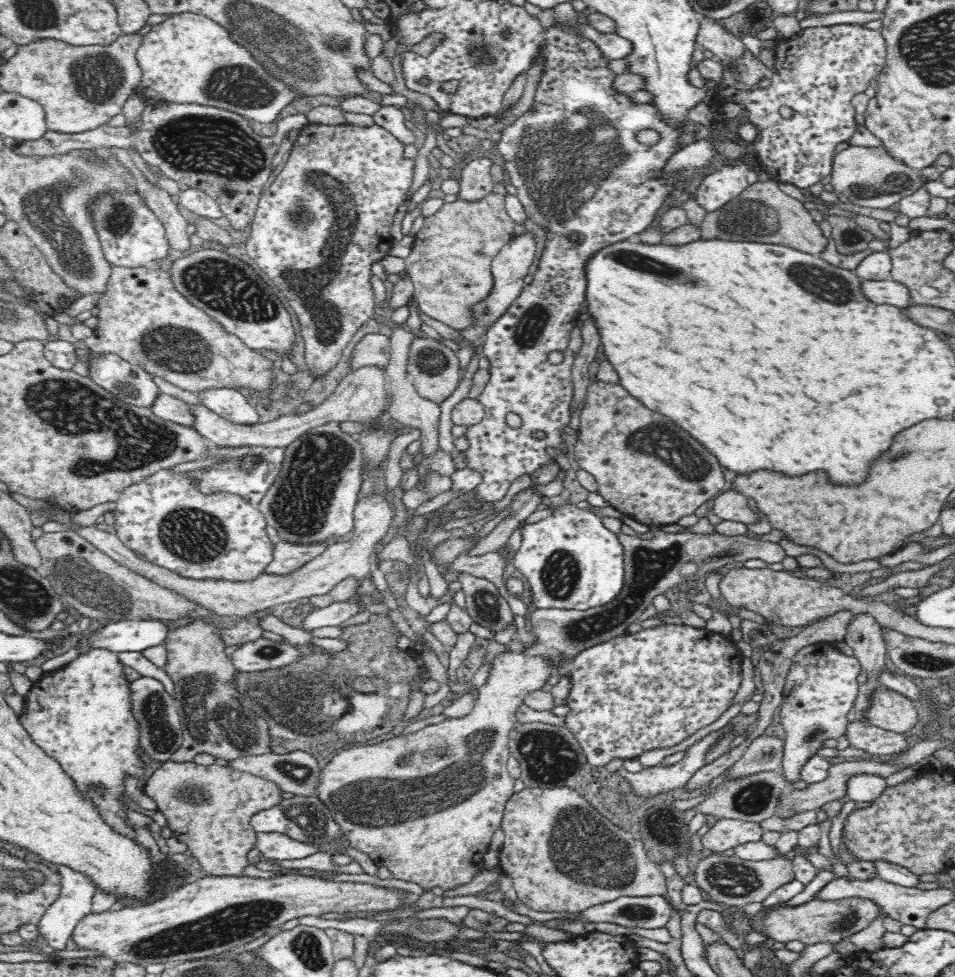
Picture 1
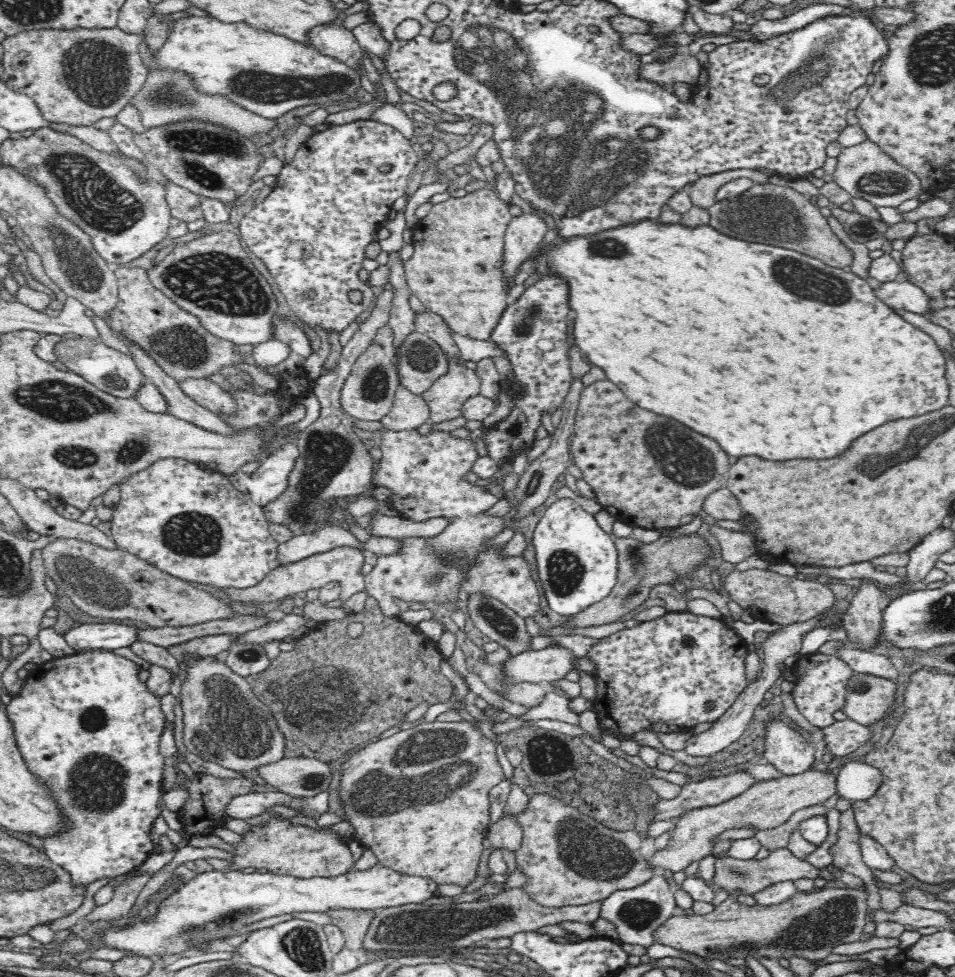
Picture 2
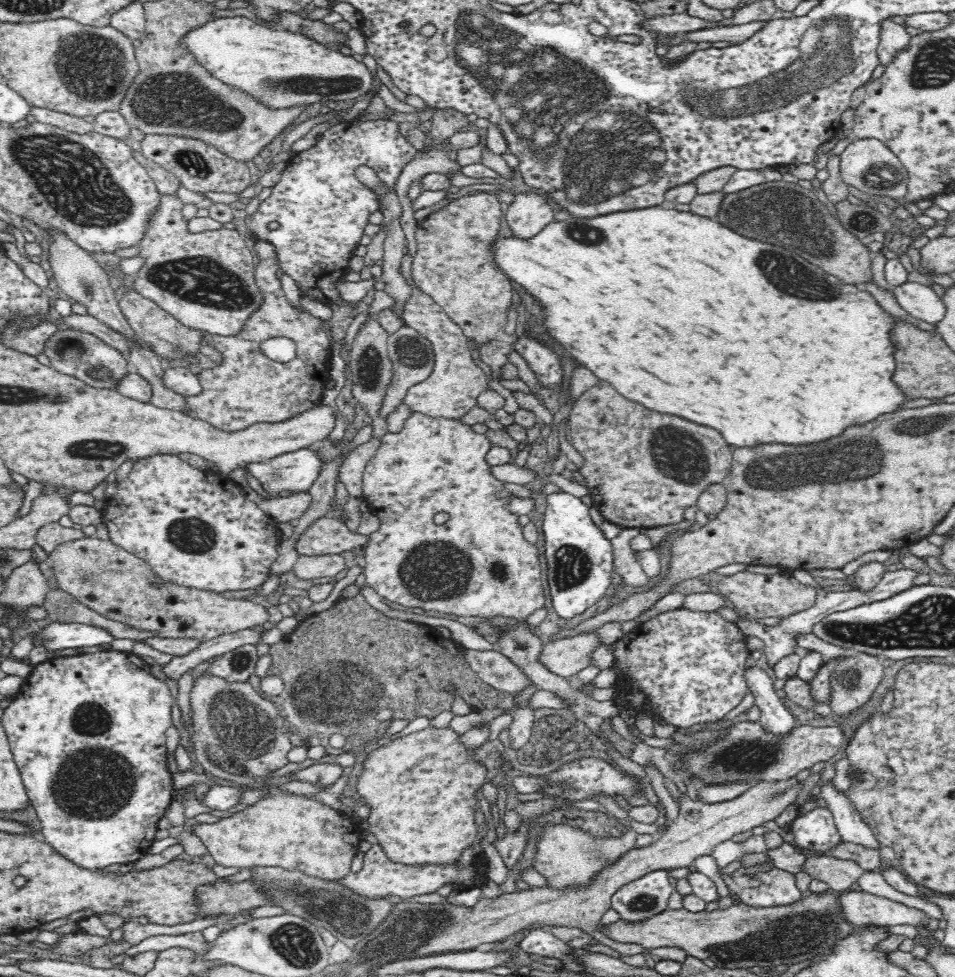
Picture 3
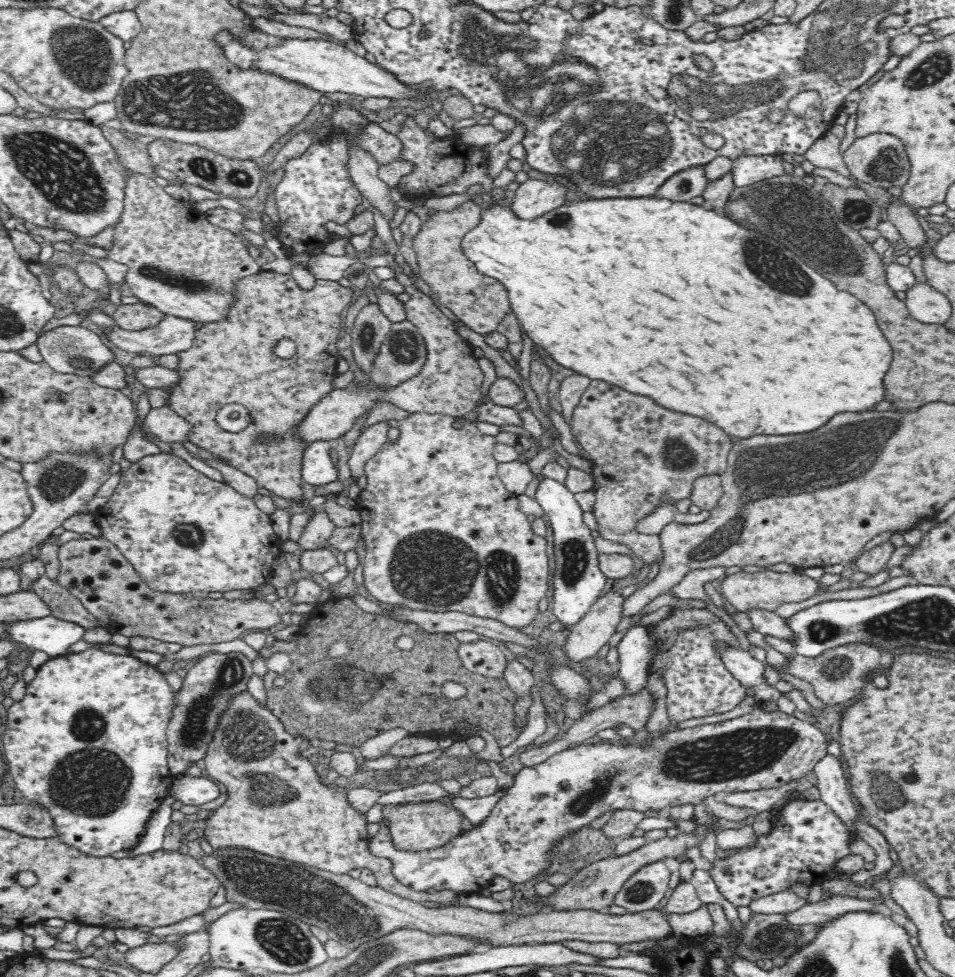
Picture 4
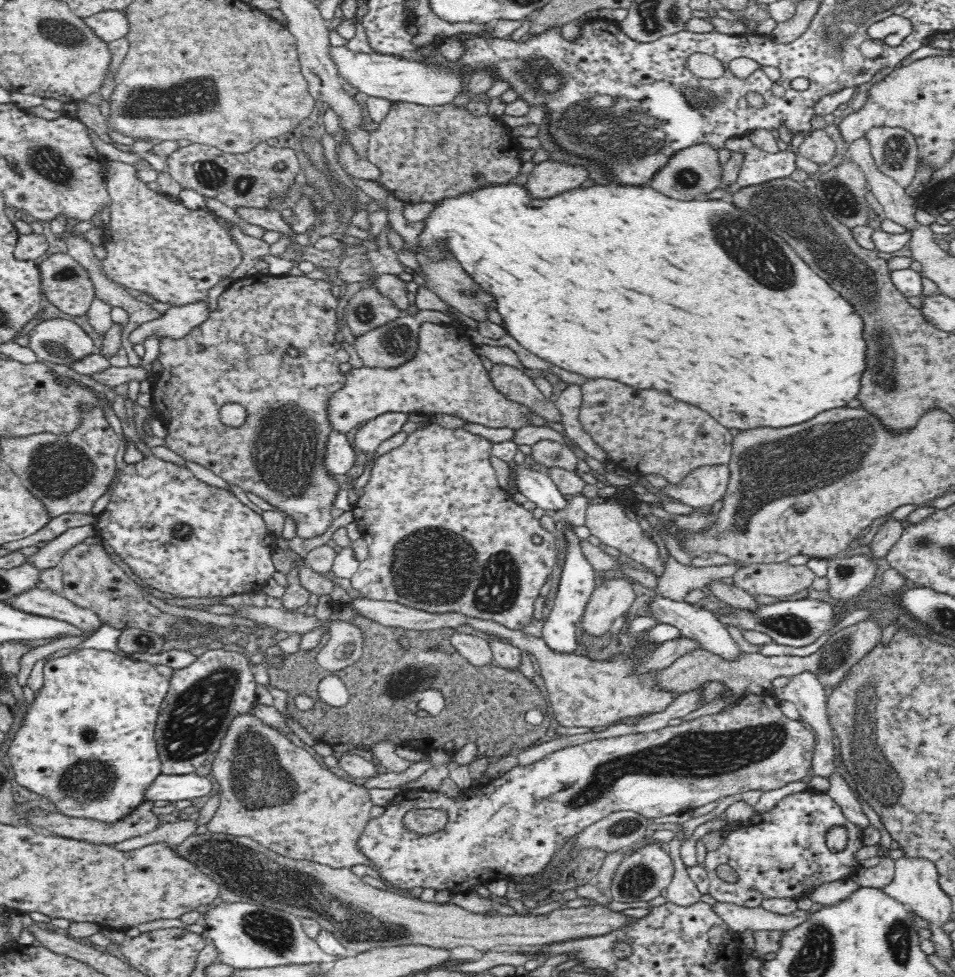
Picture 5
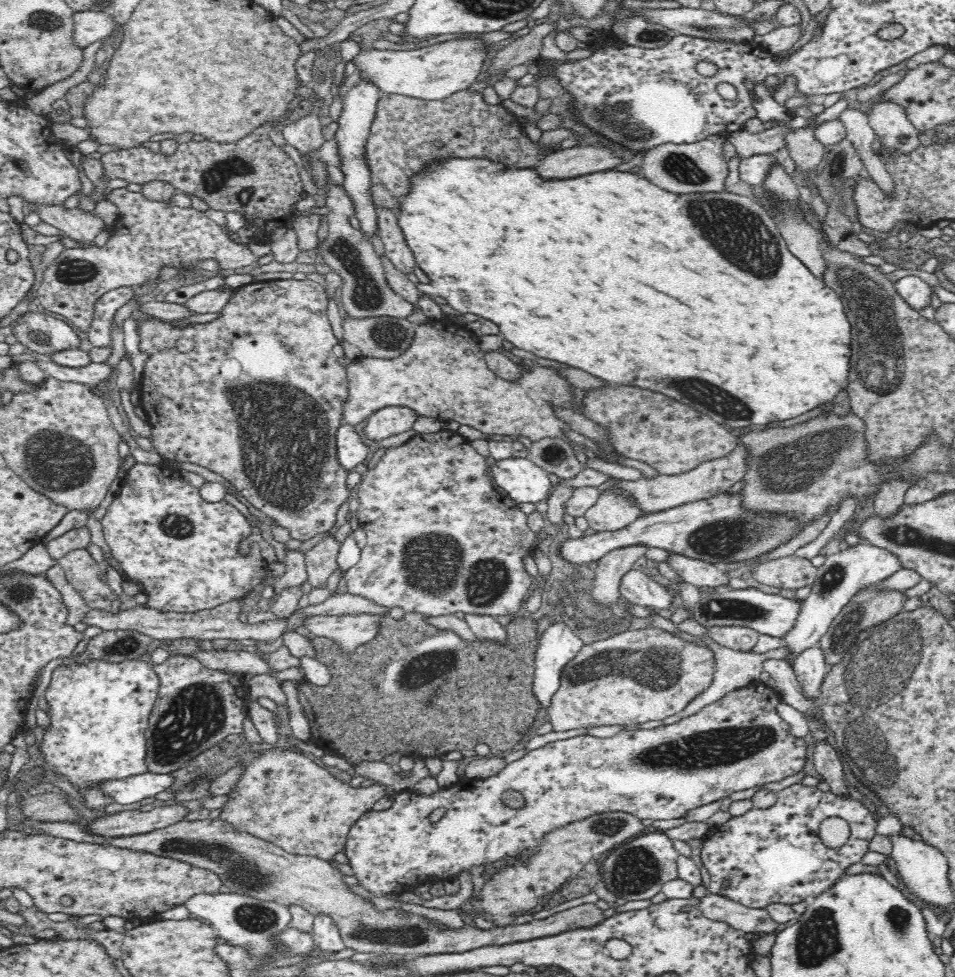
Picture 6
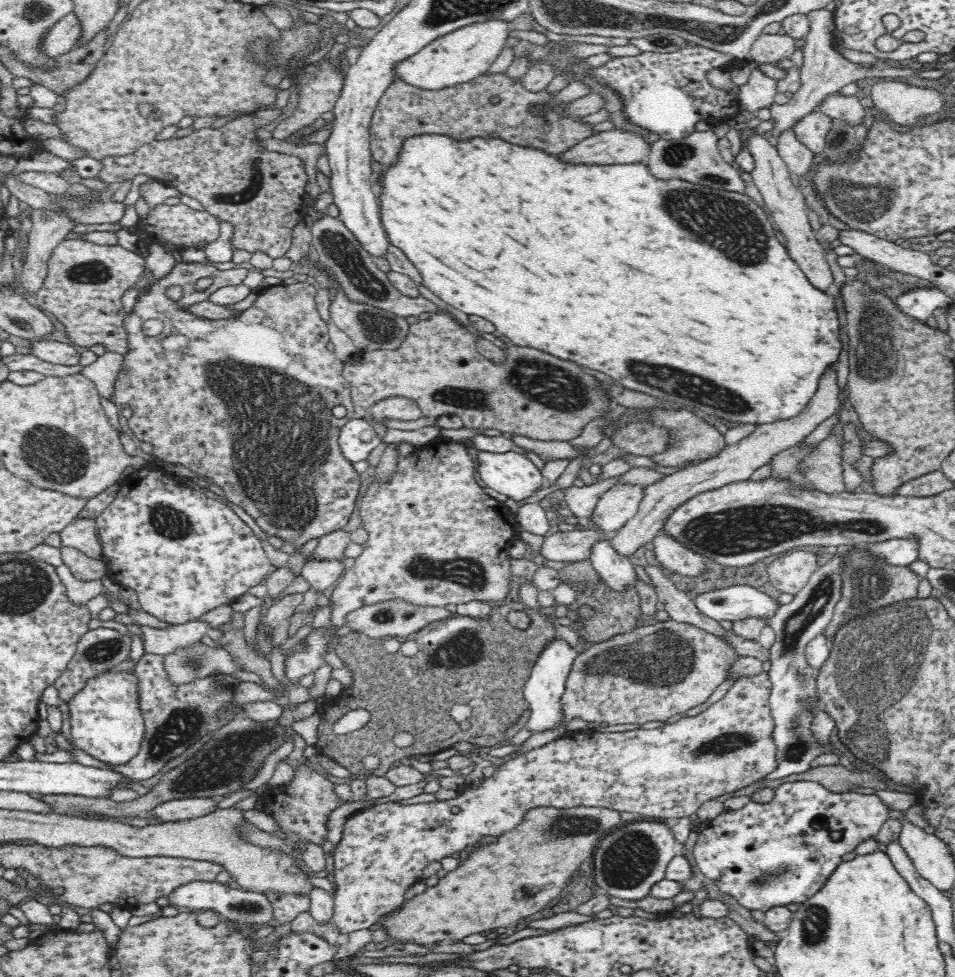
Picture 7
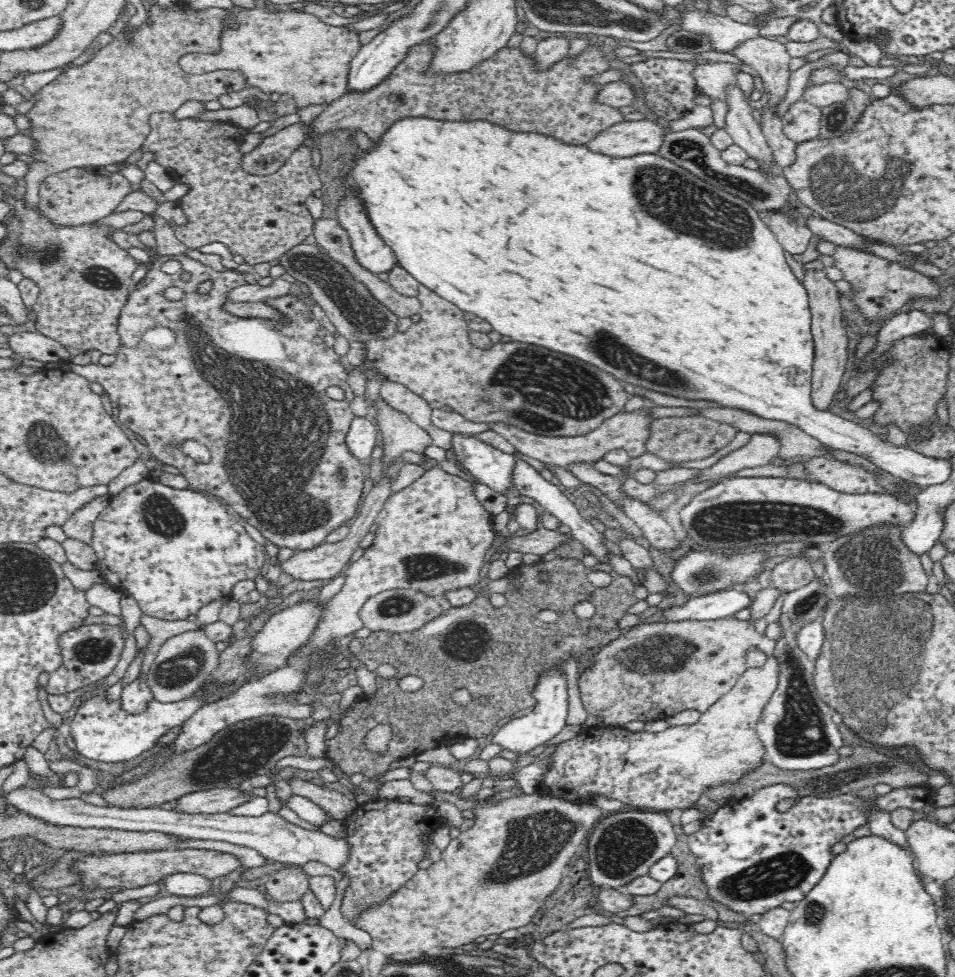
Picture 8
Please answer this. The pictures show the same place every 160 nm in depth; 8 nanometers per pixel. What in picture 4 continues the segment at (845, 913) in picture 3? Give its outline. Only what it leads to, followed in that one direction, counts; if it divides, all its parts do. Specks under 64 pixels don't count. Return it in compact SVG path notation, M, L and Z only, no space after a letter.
M825 897L816 903L804 903L798 910L784 915L790 925L820 925L850 910L886 911L886 907L882 901L862 900L858 897Z

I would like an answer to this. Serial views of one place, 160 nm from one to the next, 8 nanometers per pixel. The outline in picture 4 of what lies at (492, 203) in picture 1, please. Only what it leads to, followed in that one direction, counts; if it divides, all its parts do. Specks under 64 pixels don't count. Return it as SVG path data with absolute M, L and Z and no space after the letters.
M413 197L408 198L408 204L417 210L423 221L420 230L412 240L412 249L418 261L419 276L426 282L430 292L438 298L438 302L450 308L467 327L483 336L496 331L506 314L510 312L508 294L500 282L480 274L460 247L462 238L480 220L478 201L470 199L452 212L435 212L426 220L427 209L418 206L424 200L412 199Z

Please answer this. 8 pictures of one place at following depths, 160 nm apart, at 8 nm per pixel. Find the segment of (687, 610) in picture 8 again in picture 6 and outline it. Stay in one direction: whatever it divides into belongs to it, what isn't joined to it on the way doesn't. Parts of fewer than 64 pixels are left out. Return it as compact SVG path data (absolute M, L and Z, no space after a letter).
M747 587L744 589L720 589L702 595L694 606L693 618L702 626L747 626L760 634L769 634L781 638L794 626L801 602L782 598L774 591L764 594L759 589Z

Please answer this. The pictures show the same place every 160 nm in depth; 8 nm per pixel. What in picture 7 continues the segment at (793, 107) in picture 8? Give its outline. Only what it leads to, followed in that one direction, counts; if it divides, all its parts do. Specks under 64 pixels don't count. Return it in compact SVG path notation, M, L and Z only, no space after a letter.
M818 108L806 115L796 122L791 132L813 153L822 153L826 132L831 128L831 118Z

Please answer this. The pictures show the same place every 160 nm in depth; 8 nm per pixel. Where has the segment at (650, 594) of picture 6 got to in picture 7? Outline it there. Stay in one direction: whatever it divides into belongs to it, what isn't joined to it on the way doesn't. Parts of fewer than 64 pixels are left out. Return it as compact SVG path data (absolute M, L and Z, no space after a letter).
M608 537L598 538L592 544L588 558L612 590L621 591L628 586L634 586L637 576L632 563L622 553L616 552Z

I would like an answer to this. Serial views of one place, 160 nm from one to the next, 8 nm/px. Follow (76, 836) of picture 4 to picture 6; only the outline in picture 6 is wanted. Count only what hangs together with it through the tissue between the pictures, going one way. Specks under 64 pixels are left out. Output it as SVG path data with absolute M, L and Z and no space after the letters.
M128 659L124 662L110 663L88 661L83 665L71 663L66 667L57 667L51 676L51 683L43 699L47 700L52 727L46 731L44 741L32 751L32 761L40 763L40 774L46 774L46 766L52 766L57 776L75 784L86 800L88 808L100 810L112 803L112 798L104 795L98 787L86 789L86 784L108 778L128 778L134 774L146 773L146 739L144 732L148 728L148 718L158 696L160 681L154 667L148 662Z

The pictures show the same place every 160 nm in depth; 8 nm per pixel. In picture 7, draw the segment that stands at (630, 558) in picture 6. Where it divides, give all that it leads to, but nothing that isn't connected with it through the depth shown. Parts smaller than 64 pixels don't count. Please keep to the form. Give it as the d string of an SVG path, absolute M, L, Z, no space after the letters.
M834 366L828 372L820 374L817 392L798 416L788 420L755 425L753 432L740 439L739 442L723 449L716 457L690 466L685 470L680 470L680 472L666 475L663 479L645 486L645 493L640 501L636 516L630 518L620 530L611 534L611 545L615 547L616 552L630 556L630 554L634 555L636 551L642 551L643 544L652 542L652 538L660 532L668 517L681 504L688 502L696 494L722 488L730 482L749 479L754 471L766 465L780 452L796 447L812 430L816 430L816 426L820 422L824 422L826 418L830 418L838 410L841 392L838 386L837 373L833 368Z

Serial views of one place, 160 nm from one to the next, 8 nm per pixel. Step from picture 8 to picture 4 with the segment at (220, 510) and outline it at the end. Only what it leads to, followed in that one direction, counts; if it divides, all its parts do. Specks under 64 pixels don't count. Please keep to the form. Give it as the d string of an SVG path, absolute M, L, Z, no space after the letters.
M173 454L144 456L132 464L108 501L92 515L103 538L118 547L140 580L161 593L182 596L258 588L268 582L273 560L281 551L280 540L272 531L272 519L256 507L252 497L239 493L226 482L207 478Z

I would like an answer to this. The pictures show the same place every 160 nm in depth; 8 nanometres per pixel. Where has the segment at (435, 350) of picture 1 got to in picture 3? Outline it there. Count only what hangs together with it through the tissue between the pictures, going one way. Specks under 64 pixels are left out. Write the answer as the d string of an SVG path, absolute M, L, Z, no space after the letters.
M407 325L402 326L396 333L390 334L387 337L387 352L389 360L392 364L392 379L382 402L382 407L378 409L378 415L382 418L386 418L394 409L398 406L402 406L403 399L407 394L407 391L416 384L423 382L426 378L429 378L432 370L434 369L435 355L432 344L422 334L419 334L416 330L408 327Z

